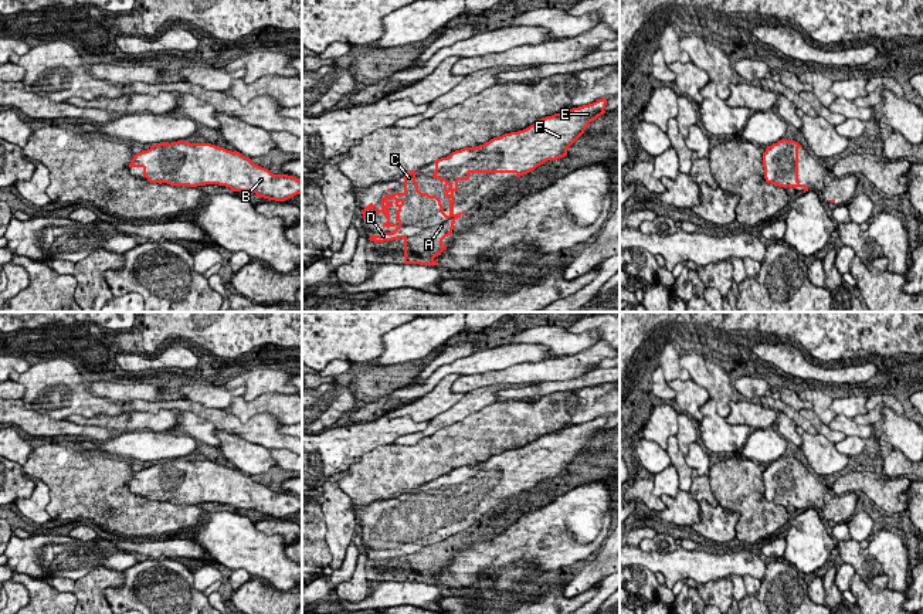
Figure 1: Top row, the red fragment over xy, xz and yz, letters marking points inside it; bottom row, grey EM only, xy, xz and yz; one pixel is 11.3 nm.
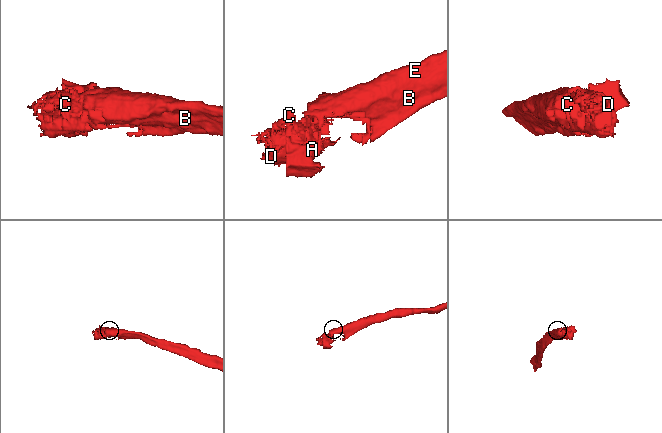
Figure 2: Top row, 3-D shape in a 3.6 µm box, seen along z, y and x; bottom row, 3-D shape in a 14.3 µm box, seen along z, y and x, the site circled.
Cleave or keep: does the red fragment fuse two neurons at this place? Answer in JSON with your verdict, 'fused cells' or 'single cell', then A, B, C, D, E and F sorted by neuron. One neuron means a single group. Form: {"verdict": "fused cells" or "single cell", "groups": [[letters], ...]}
{"verdict": "single cell", "groups": [["A", "B", "C", "D", "E", "F"]]}

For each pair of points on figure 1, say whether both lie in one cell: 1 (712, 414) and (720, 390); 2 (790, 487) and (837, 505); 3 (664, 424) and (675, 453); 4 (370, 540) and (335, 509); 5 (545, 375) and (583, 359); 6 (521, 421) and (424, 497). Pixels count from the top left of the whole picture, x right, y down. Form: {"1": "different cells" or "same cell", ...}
{"1": "different cells", "2": "same cell", "3": "different cells", "4": "different cells", "5": "same cell", "6": "different cells"}

